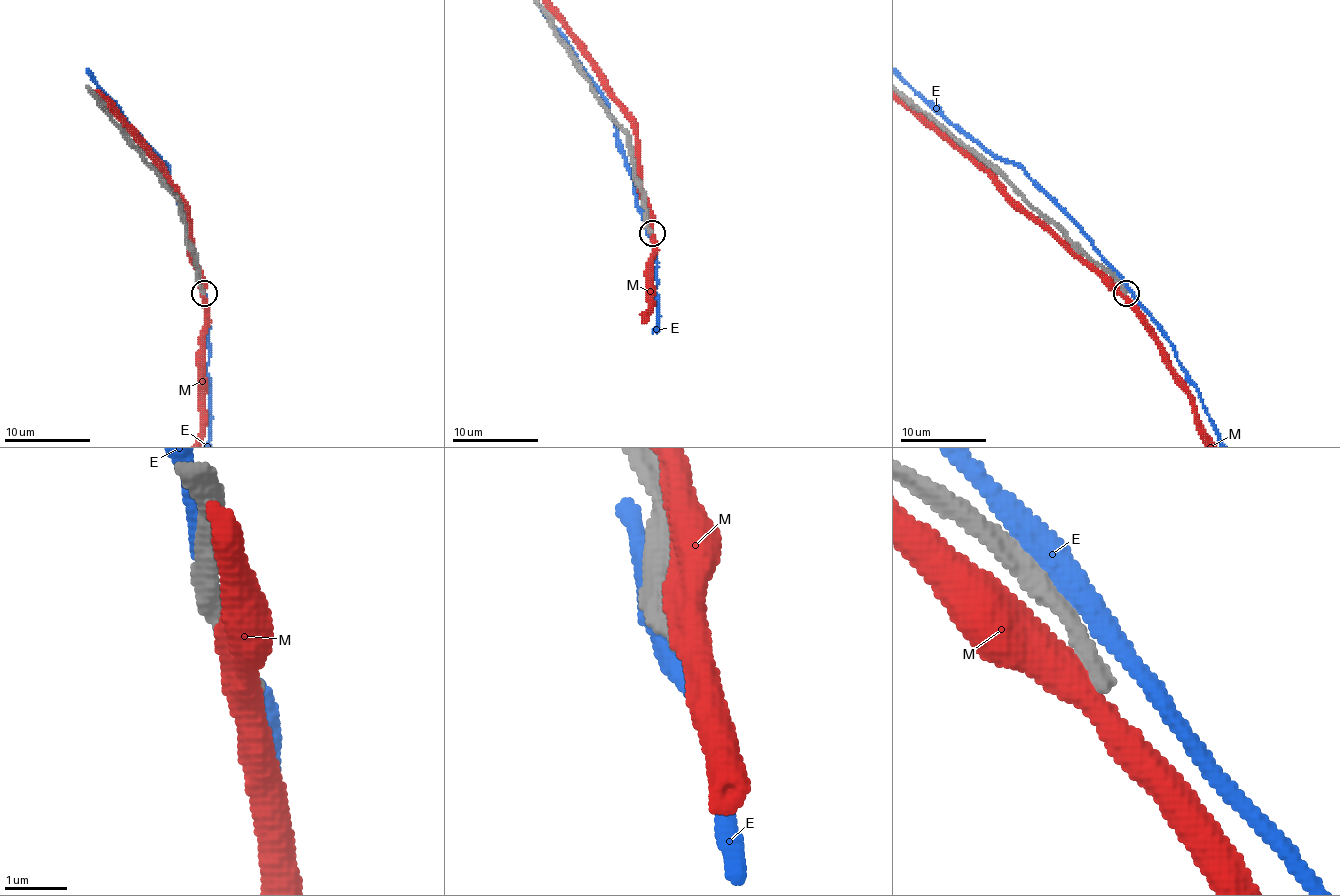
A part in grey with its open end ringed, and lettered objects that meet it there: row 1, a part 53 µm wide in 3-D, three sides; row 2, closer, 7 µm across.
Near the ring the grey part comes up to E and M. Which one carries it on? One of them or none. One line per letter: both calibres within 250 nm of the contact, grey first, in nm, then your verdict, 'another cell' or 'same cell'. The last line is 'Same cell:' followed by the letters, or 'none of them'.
E: 320 nm thick on the grey side, 340 nm on the other; another cell
M: 360 nm thick on the grey side, 480 nm on the other; another cell
Same cell: none of them

